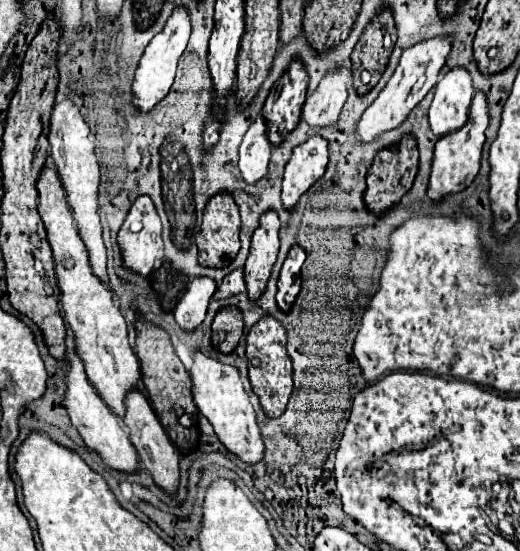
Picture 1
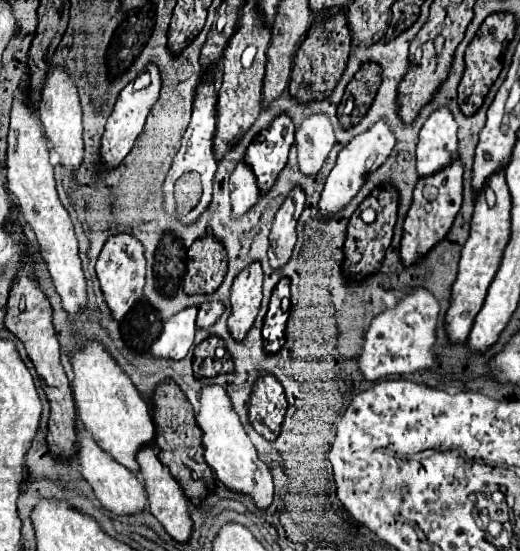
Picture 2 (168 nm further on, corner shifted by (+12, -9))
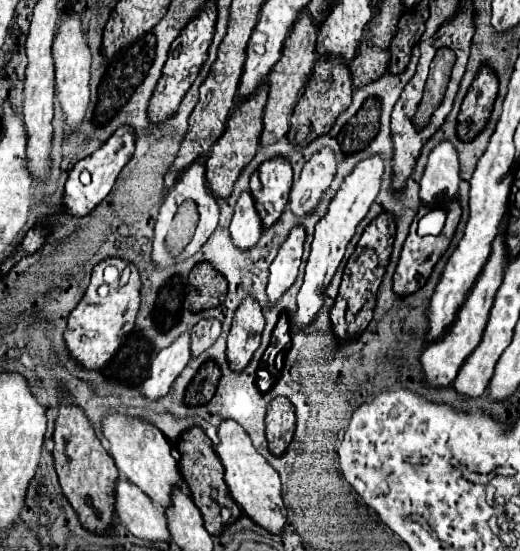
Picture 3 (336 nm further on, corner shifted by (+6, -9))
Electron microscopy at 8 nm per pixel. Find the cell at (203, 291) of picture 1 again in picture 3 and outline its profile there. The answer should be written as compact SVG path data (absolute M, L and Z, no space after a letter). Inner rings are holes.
M190 332L180 334L168 348L160 350L152 362L150 376L142 384L142 394L148 398L160 398L168 392L178 374L190 360Z

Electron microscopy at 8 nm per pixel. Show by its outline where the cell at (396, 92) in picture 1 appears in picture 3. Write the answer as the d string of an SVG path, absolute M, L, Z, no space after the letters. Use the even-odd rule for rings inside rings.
M374 154L370 158L360 160L354 166L354 170L342 180L336 196L330 200L326 216L316 224L314 242L312 242L310 258L308 258L308 264L306 264L304 284L302 284L300 292L298 292L298 312L294 314L296 328L300 328L304 324L310 324L316 318L316 312L322 308L322 304L324 304L322 302L322 292L330 284L340 260L344 258L344 250L346 250L350 238L354 236L354 230L356 230L358 222L366 216L370 204L378 196L382 174L384 174L384 158L380 154Z

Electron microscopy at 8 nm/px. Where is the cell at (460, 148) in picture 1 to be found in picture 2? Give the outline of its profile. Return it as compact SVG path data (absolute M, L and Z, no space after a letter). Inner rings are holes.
M456 158L444 170L418 180L416 190L414 190L414 202L404 220L404 236L400 242L402 266L406 266L406 268L414 266L420 258L424 258L424 254L428 250L432 250L432 246L436 246L436 242L442 242L444 236L448 234L448 230L462 206L462 174L464 174L462 164Z

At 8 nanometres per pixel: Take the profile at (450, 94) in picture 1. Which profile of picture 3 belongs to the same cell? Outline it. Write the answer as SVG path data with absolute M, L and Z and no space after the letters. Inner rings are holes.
M450 140L438 142L426 162L420 178L420 198L424 204L442 206L446 200L458 194L460 162L458 150Z

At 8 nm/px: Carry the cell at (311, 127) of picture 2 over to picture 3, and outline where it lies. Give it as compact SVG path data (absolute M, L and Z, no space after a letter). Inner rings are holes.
M320 148L304 164L298 182L290 192L290 208L294 214L308 214L320 202L324 190L330 186L336 174L336 156L330 148Z

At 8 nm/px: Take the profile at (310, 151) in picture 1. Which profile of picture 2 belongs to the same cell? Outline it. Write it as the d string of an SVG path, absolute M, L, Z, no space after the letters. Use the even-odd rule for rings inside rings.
M296 188L290 192L286 202L280 206L272 234L270 234L270 250L268 250L268 262L272 270L280 270L292 256L294 244L296 244L296 222L304 210L304 192Z

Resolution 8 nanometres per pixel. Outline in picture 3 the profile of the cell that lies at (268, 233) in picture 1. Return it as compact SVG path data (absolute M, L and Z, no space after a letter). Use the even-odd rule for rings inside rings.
M248 296L236 310L232 328L228 332L226 356L234 370L242 370L256 348L260 346L260 334L264 330L262 306L254 296Z

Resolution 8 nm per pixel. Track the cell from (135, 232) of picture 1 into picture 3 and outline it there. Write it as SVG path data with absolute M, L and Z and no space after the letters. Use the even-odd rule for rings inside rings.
M110 256L96 264L92 270L92 282L86 290L86 296L70 314L68 330L64 332L70 356L76 358L86 368L102 368L116 354L122 338L134 328L142 296L140 290L142 290L140 272L134 262L120 256ZM108 266L114 266L118 270L116 282L106 280Z

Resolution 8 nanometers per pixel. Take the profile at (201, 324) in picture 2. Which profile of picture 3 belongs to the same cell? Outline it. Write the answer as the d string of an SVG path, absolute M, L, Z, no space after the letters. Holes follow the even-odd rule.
M216 318L200 320L190 330L190 334L192 334L192 356L198 356L206 348L210 348L216 342L216 338L220 336L220 330L222 330L222 322L220 320L216 320Z

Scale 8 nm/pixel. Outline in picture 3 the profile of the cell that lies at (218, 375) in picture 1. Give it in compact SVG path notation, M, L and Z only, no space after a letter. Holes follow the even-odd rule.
M222 420L218 428L218 446L216 454L222 460L226 470L226 484L230 488L232 498L240 504L244 514L248 514L256 524L266 528L268 532L278 534L286 522L286 506L282 502L282 488L280 488L280 474L254 450L250 436L246 430L234 420Z

